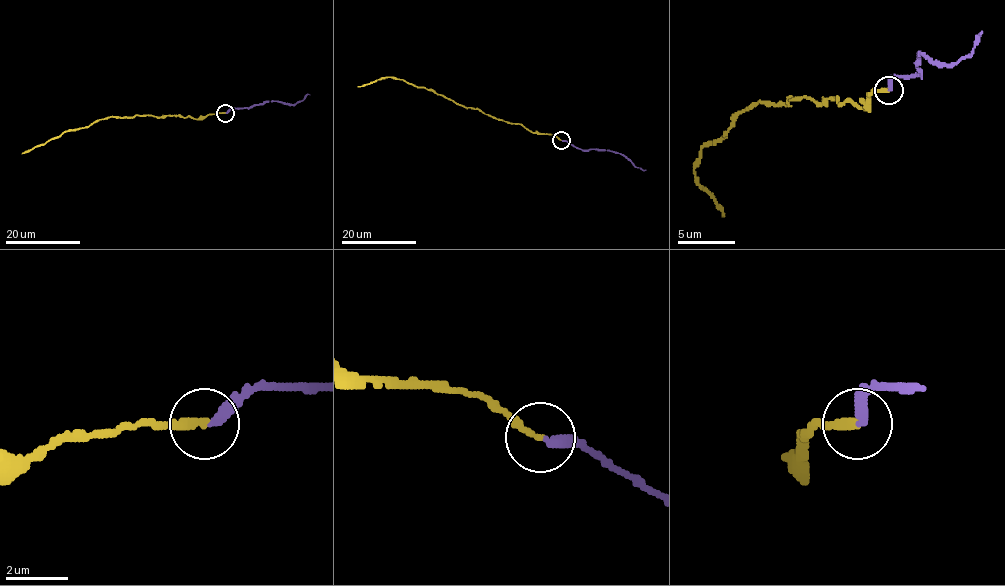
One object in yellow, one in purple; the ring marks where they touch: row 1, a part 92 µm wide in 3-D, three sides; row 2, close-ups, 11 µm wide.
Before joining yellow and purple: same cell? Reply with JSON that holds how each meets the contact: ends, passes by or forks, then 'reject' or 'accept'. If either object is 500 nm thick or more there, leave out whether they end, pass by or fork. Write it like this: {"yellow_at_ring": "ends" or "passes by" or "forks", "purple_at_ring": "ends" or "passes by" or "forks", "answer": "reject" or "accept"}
{"yellow_at_ring": "ends", "purple_at_ring": "ends", "answer": "accept"}

